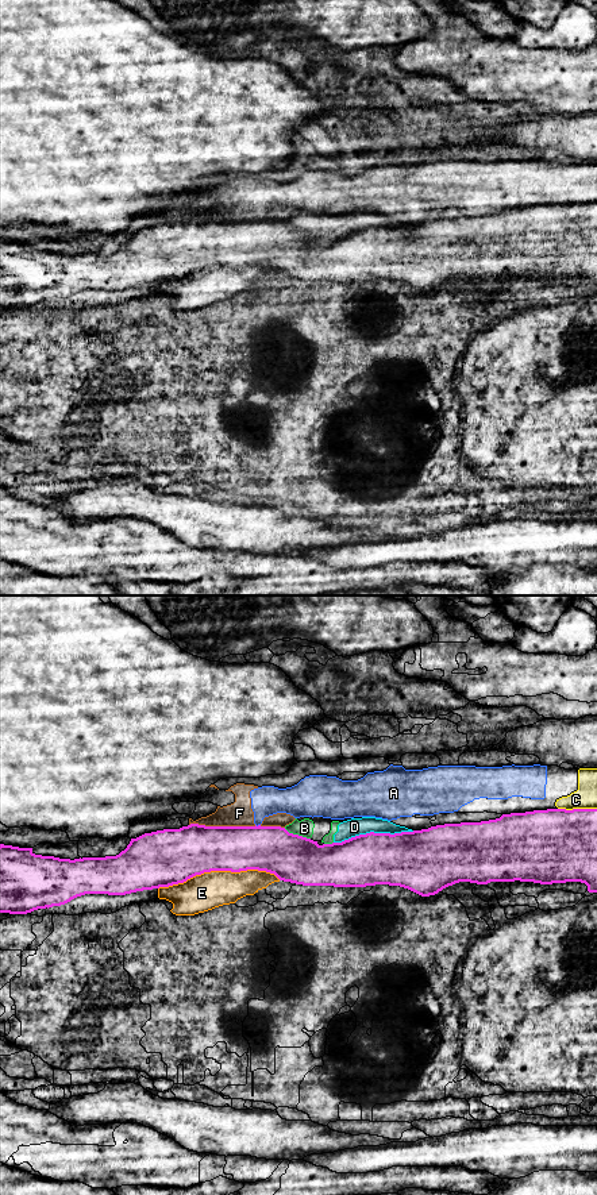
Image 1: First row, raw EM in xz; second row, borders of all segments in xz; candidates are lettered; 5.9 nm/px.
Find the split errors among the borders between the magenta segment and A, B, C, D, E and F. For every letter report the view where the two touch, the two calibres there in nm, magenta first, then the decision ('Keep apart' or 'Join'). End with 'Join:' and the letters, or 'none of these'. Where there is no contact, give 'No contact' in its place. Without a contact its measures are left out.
A: Touches magenta in xz. Thickness 280 nm (magenta) against 180 nm. Keep apart
B: Touches magenta in xz. Thickness 280 nm (magenta) against 100 nm. Keep apart
C: Touches magenta in xz. Thickness 440 nm (magenta) against 140 nm. Keep apart
D: Touches magenta in xz. Thickness 320 nm (magenta) against 110 nm. Keep apart
E: Touches magenta in xz. Thickness 300 nm (magenta) against 220 nm. Keep apart
F: Touches magenta in xz. Thickness 300 nm (magenta) against 150 nm. Keep apart
Join: none of these

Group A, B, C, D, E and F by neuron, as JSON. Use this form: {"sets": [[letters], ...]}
{"sets": [["A", "C", "F"], ["B", "D", "E"]]}

